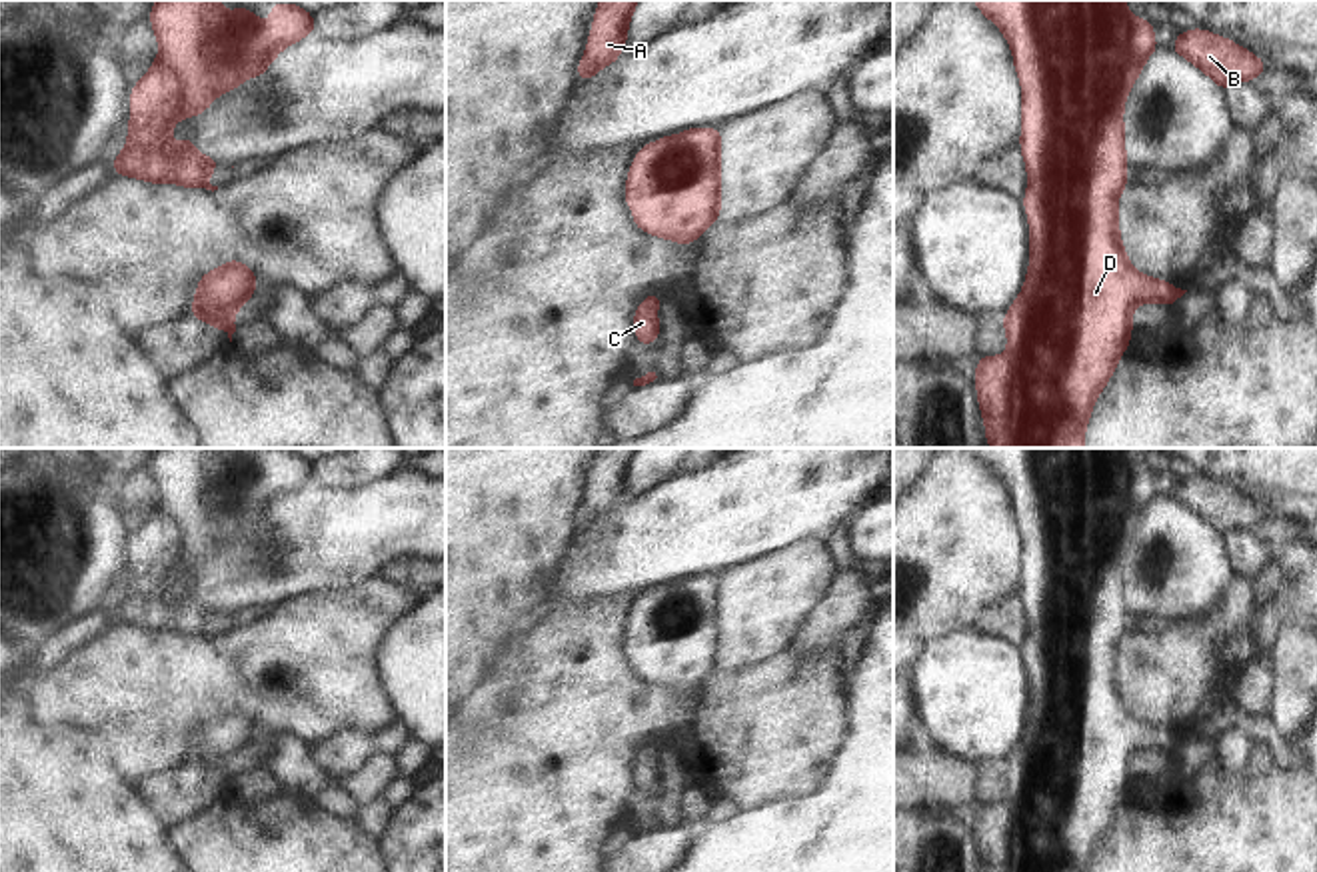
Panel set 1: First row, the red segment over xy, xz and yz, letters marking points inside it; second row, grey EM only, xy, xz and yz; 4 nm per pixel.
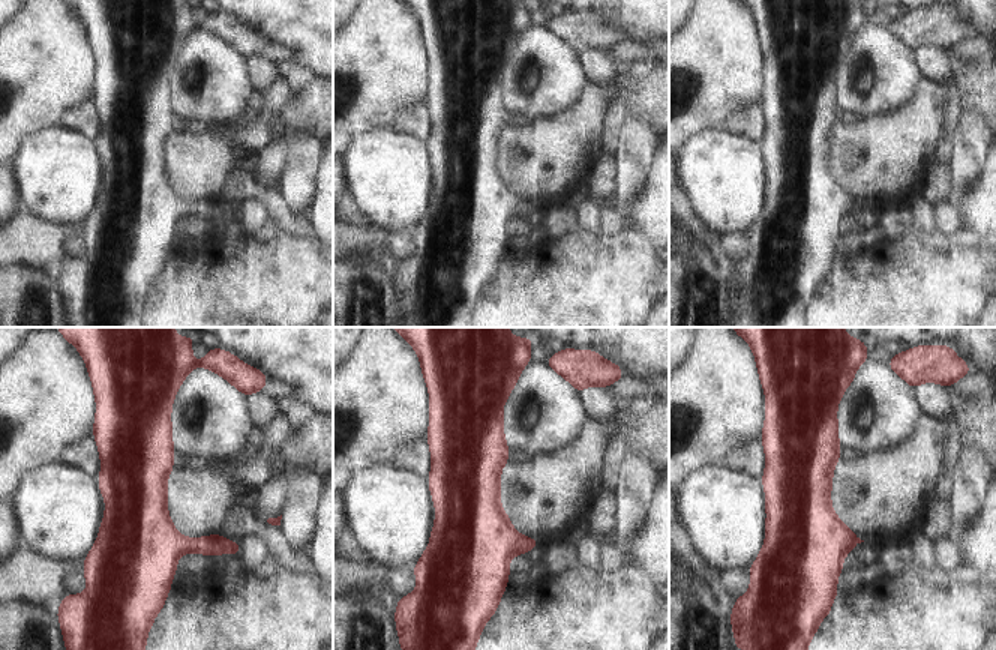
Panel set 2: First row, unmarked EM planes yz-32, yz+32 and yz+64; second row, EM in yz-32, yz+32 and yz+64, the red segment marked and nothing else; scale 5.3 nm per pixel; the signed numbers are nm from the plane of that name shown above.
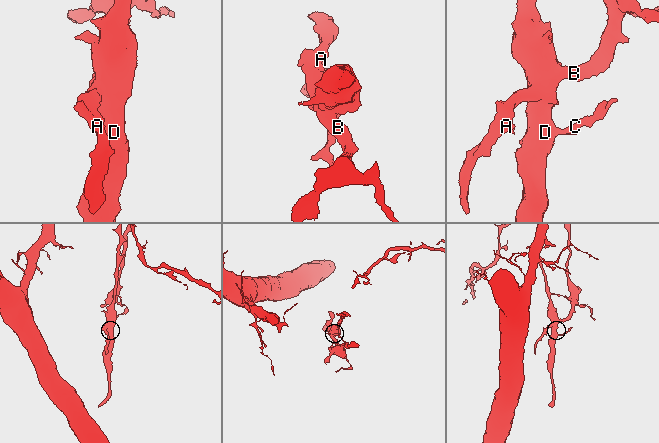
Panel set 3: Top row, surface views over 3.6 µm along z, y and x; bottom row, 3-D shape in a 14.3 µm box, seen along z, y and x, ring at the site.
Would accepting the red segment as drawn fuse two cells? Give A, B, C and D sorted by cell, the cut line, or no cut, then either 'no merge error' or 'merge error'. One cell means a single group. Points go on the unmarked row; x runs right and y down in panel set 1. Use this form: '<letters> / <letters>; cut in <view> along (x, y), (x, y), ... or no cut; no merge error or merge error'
A B C D; no cut; no merge error

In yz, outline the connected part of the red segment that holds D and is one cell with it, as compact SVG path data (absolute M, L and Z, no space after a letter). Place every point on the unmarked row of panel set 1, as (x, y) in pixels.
M971 448L981 462L995 470L1013 500L1013 516L1021 528L1021 602L1027 616L1027 640L1023 644L1025 662L1029 668L1029 718L1021 742L1001 768L1007 780L1007 800L1001 804L981 804L973 822L977 834L977 850L985 872L1087 872L1093 862L1093 850L1109 830L1121 802L1129 796L1133 778L1135 752L1177 752L1187 740L1173 736L1169 728L1157 728L1139 722L1129 710L1119 682L1119 642L1129 632L1125 618L1129 606L1125 602L1123 558L1125 546L1143 520L1145 508L1159 496L1153 484L1155 468L1139 468L1127 458L1125 448Z

